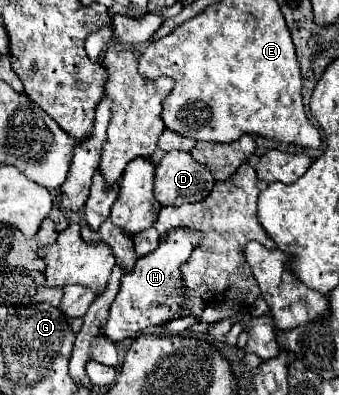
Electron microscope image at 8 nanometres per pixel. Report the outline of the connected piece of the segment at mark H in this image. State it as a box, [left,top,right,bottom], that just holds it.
[102,228,202,342]

